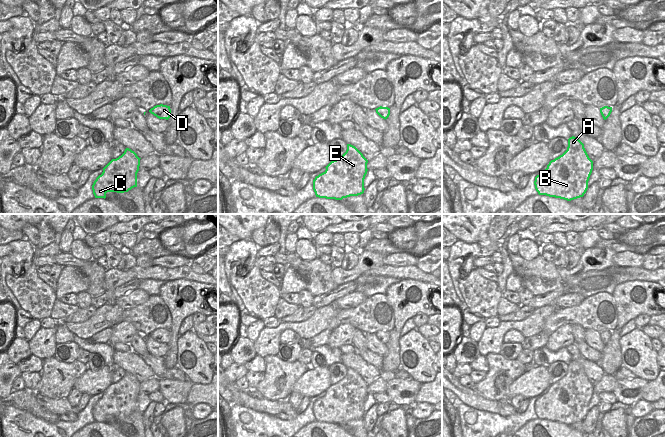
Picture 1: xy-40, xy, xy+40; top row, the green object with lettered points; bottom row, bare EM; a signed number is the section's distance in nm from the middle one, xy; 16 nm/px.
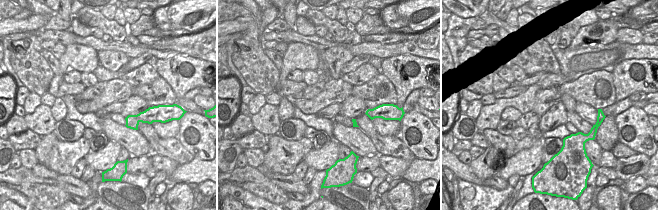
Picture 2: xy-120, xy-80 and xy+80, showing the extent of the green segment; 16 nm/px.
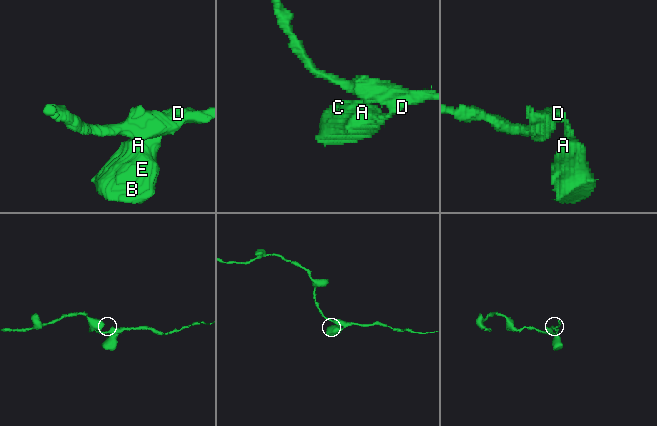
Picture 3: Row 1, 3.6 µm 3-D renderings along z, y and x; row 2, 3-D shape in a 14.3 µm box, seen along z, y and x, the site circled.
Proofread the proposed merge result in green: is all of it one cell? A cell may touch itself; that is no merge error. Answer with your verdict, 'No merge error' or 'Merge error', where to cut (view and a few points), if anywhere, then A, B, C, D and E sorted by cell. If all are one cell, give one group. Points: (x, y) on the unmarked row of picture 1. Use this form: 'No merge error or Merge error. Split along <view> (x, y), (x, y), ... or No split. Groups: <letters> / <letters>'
No merge error. No split. Groups: A B C D E

